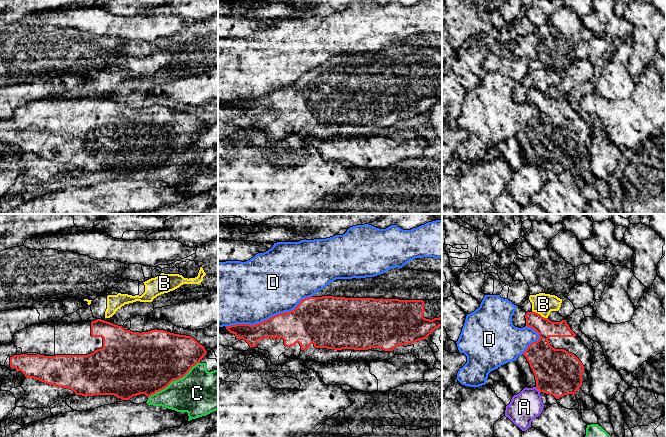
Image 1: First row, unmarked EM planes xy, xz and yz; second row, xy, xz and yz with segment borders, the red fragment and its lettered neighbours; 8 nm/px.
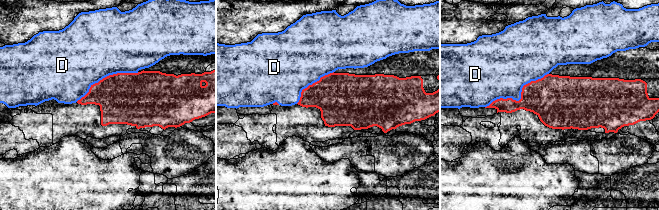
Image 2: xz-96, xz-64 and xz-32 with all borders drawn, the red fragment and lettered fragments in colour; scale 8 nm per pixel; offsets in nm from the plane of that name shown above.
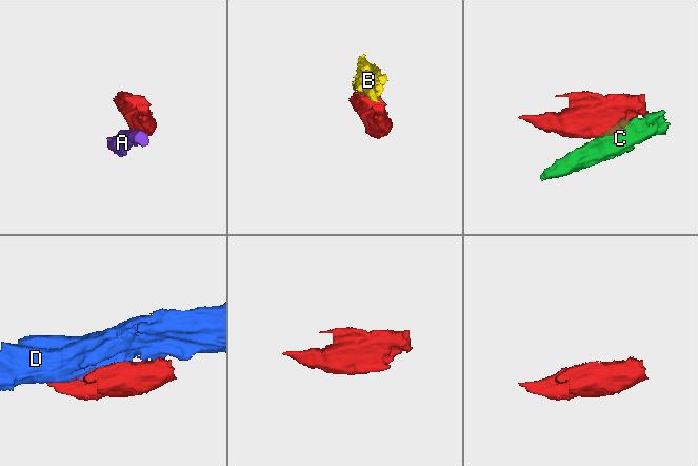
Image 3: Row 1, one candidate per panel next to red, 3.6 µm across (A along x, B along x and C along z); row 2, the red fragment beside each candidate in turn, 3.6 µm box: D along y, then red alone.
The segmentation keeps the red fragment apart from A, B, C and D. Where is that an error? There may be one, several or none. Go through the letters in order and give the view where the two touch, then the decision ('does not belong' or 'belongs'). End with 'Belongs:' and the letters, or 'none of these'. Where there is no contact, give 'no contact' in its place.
A: contact in yz; does not belong
B: contact in yz; does not belong
C: contact in xy; does not belong
D: contact in xz; does not belong
Belongs: none of these

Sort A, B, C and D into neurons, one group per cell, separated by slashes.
A / B / C / D

